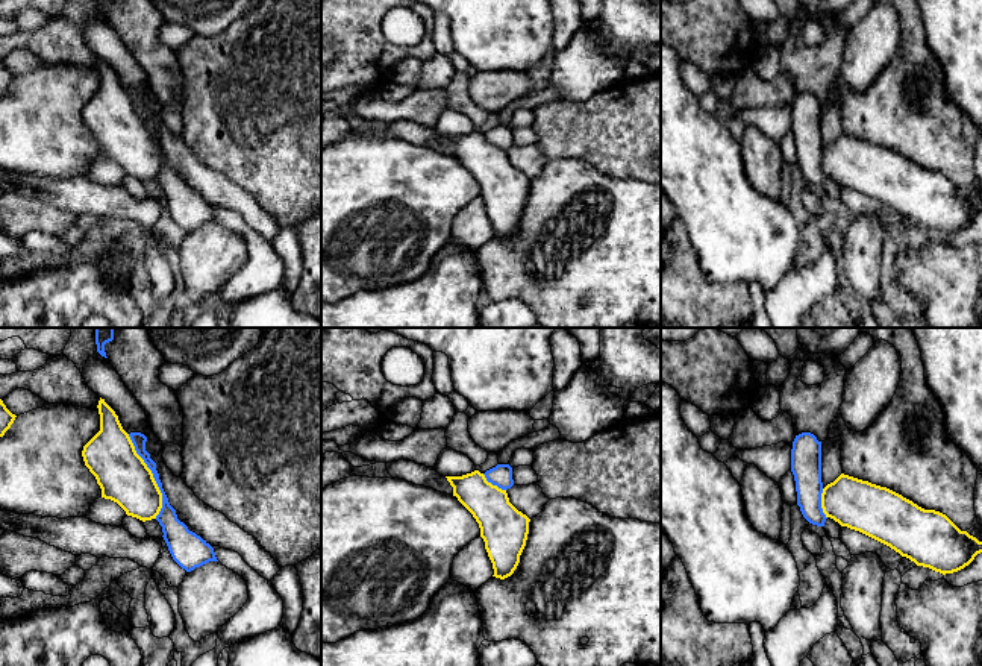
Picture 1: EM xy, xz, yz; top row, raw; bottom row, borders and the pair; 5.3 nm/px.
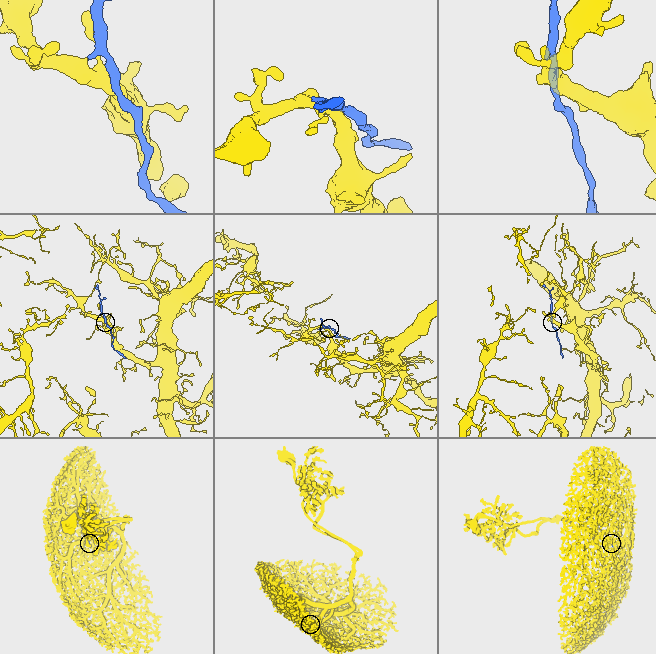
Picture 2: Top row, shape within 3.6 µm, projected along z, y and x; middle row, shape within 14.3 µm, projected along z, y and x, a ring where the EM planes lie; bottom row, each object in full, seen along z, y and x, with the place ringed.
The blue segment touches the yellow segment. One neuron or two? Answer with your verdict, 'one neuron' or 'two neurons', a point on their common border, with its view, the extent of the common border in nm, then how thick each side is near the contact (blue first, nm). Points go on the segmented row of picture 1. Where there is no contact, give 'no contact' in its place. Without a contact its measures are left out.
one neuron; contact xy (153, 477); length 480 nm; calibres 110 and 280 nm

